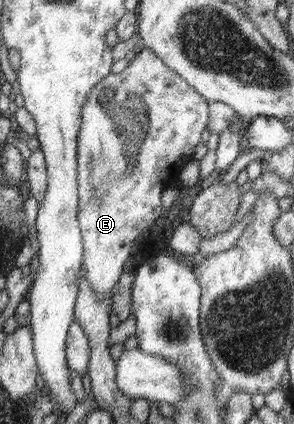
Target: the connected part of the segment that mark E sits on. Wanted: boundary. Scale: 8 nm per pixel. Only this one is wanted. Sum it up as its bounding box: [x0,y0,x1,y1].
[78,49,208,299]

